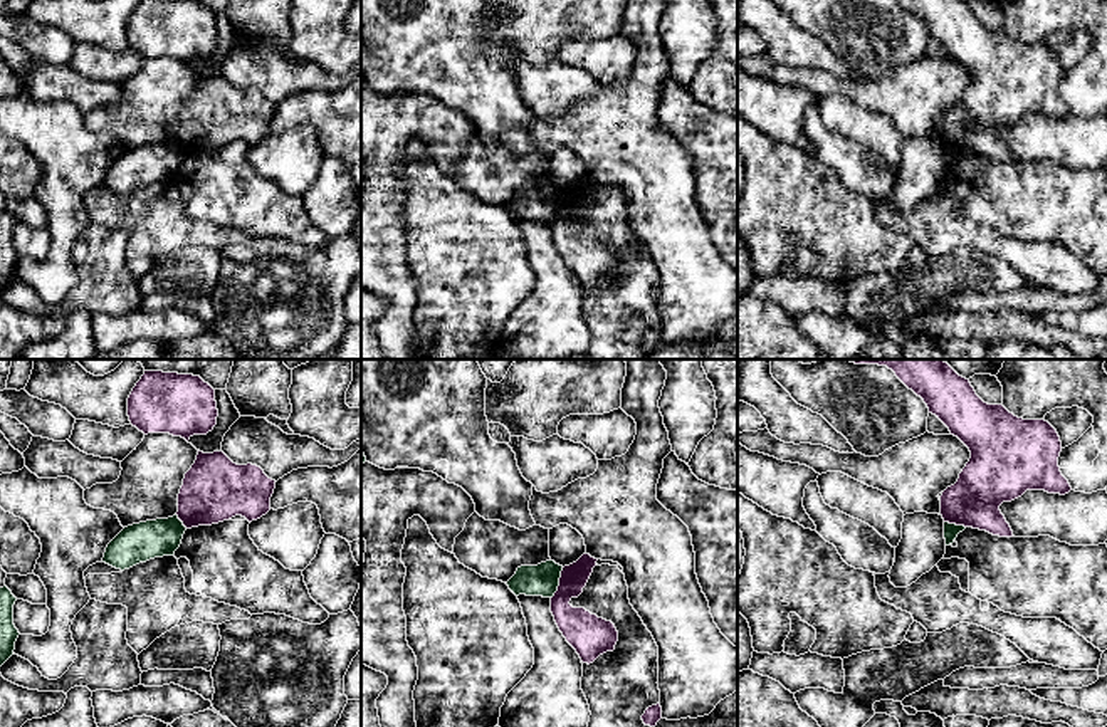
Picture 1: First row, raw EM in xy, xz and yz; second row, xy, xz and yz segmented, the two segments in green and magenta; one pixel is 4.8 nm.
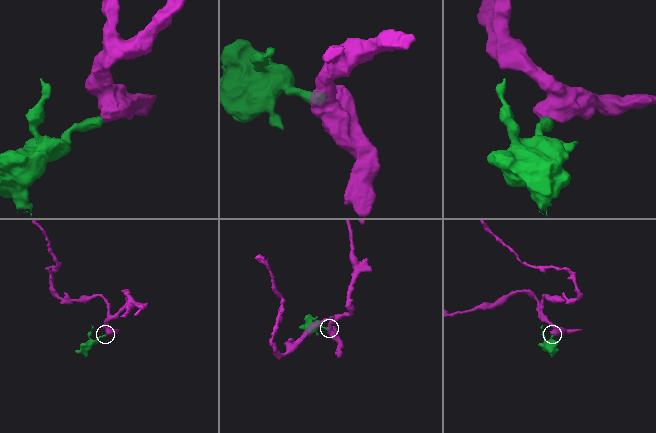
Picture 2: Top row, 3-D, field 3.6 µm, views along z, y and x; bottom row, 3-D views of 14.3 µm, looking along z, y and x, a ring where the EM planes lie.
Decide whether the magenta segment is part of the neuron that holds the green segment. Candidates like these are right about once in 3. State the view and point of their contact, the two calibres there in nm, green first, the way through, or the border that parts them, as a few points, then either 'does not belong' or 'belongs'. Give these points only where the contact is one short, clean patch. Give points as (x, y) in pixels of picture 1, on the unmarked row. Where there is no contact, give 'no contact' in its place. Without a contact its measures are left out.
meets green in xz at (558, 207); 160 nm thick on the green side, 170 nm on the other; border along xz (563, 192), (558, 202), (558, 214), (551, 222); does not belong

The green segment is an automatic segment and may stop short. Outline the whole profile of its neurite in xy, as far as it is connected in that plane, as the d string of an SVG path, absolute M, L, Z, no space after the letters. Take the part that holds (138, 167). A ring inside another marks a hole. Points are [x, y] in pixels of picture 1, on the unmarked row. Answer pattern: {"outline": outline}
{"outline": "M178 139L128 149L108 168L102 186L124 195L155 181L173 180L185 154Z"}

